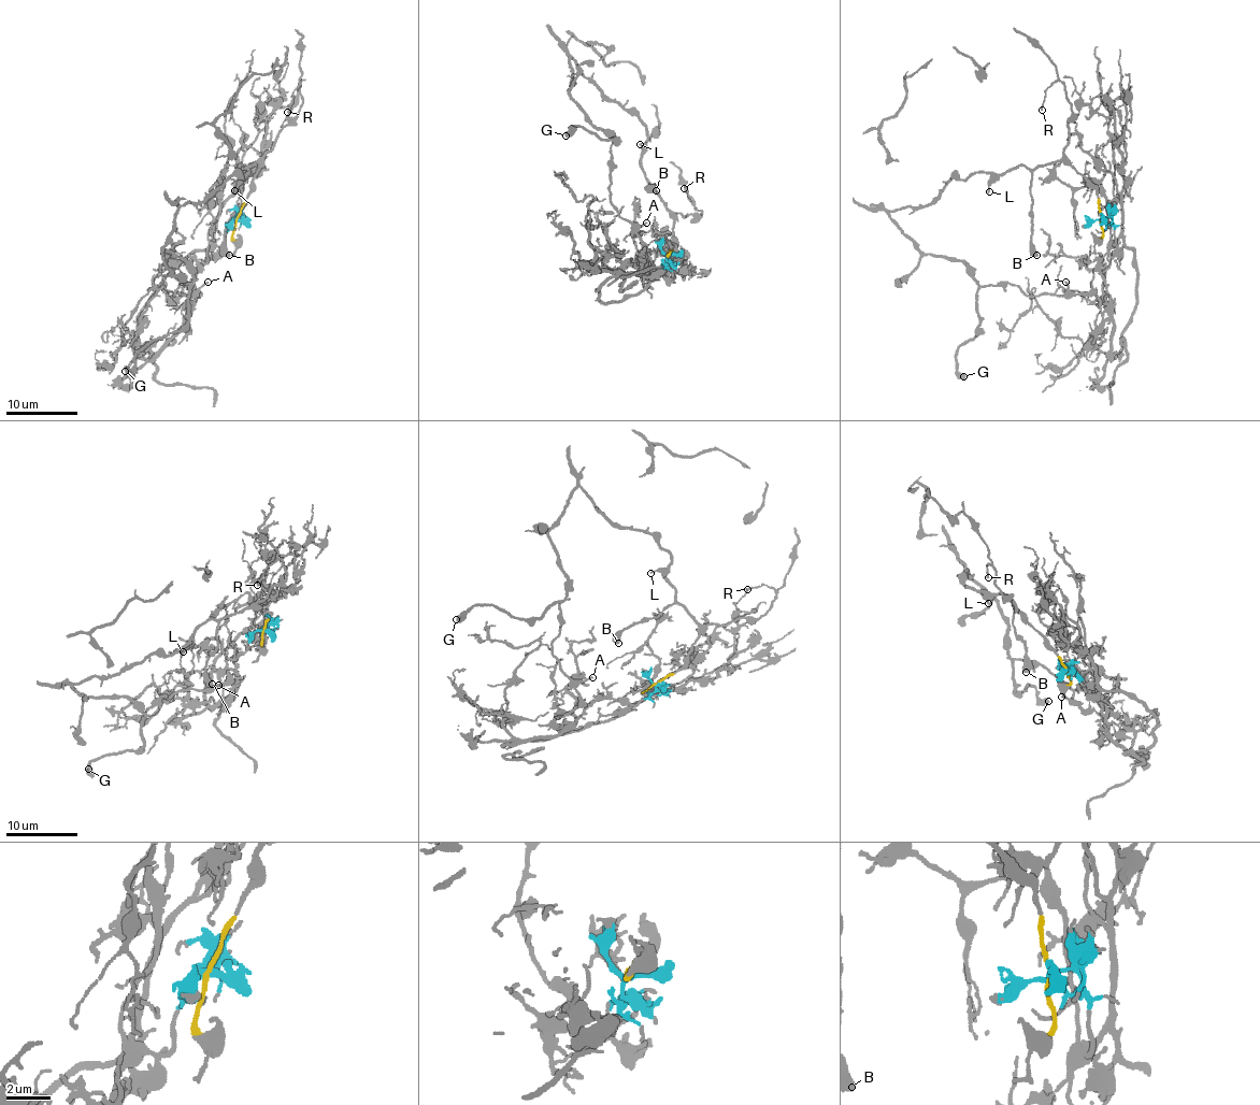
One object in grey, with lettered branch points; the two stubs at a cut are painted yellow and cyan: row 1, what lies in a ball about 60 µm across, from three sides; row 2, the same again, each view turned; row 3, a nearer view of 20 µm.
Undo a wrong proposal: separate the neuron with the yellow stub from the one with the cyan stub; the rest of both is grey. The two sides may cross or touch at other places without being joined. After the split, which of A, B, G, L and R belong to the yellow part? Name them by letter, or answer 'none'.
A, B, G, L, R

